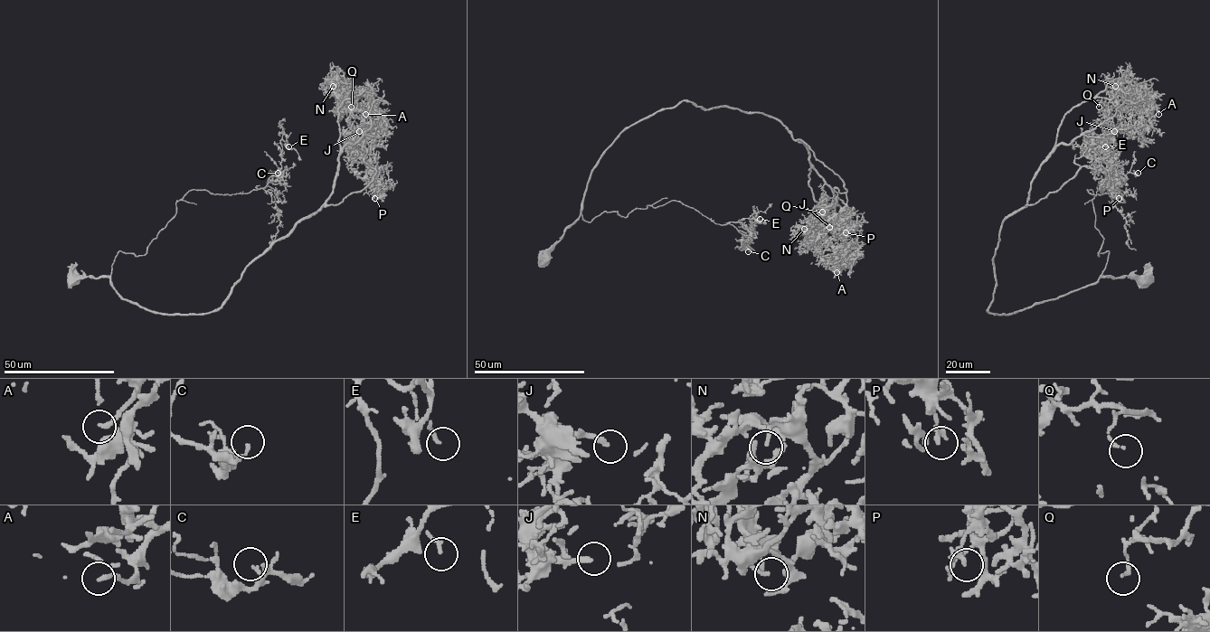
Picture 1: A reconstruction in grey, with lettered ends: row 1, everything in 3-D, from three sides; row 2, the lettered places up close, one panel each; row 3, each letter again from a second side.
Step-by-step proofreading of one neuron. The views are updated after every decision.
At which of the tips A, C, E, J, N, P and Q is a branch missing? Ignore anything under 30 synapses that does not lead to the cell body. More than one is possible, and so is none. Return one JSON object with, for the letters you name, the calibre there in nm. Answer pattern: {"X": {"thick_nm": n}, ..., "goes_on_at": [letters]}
{"J": {"thick_nm": 200}, "N": {"thick_nm": 90}, "goes_on_at": ["J", "N"]}

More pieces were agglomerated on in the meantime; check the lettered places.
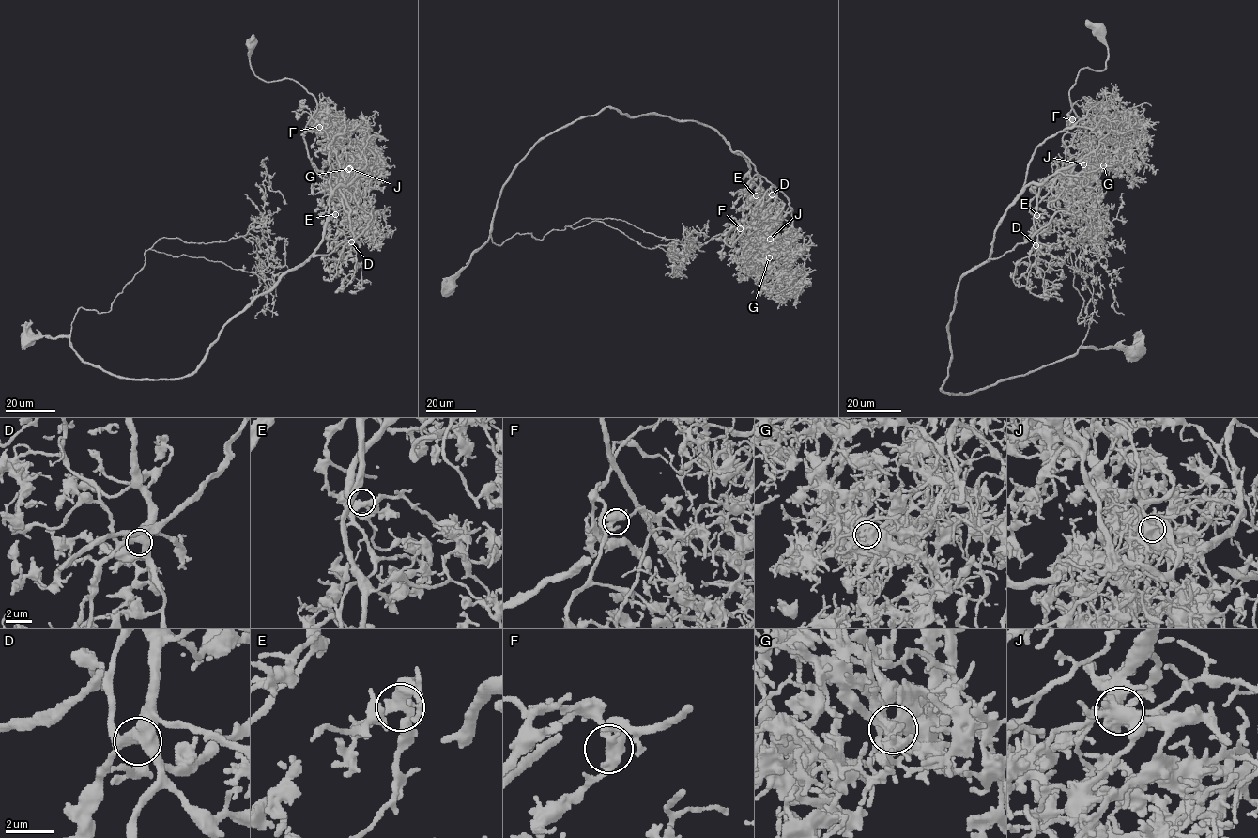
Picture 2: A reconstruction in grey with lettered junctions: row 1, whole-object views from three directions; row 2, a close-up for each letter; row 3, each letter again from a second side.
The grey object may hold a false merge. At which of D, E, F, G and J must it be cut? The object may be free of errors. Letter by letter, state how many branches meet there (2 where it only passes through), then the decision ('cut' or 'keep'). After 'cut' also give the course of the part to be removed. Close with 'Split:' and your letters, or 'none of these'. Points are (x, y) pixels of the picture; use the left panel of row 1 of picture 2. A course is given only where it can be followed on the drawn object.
D: 3 | keep
E: 3 | keep
F: 2 | keep
G: 3 | keep
J: 3 | cut | (349, 168), (350, 177), (312, 117), (317, 107), (312, 94), (291, 79), (265, 81), (254, 74), (253, 34)
Split: J

